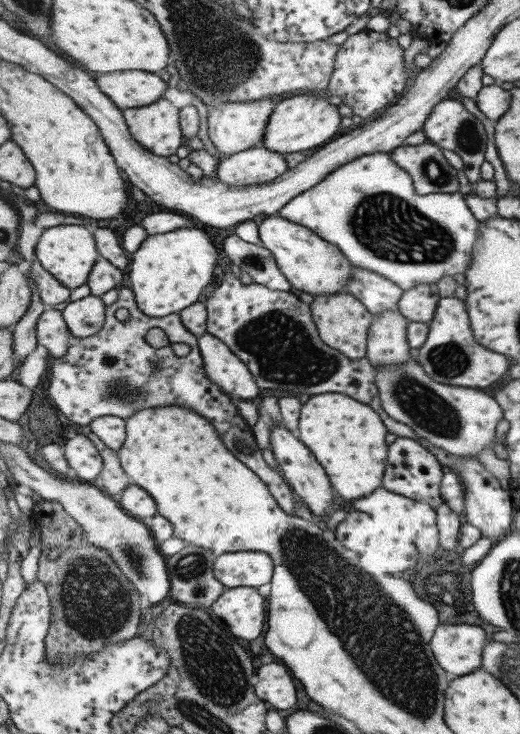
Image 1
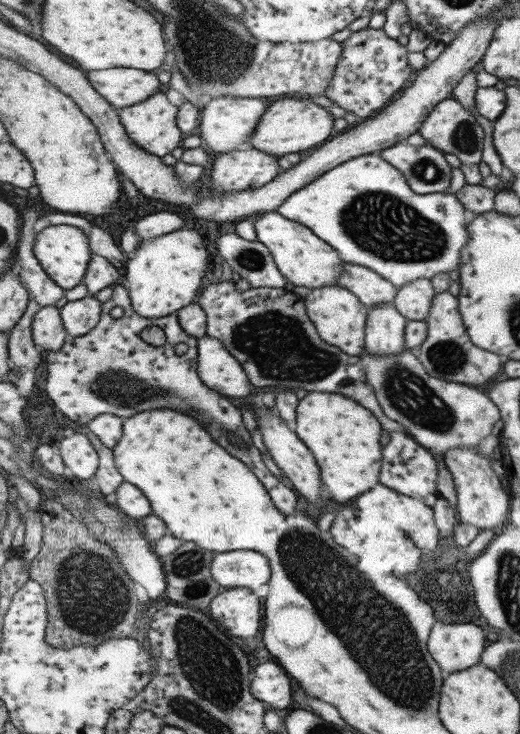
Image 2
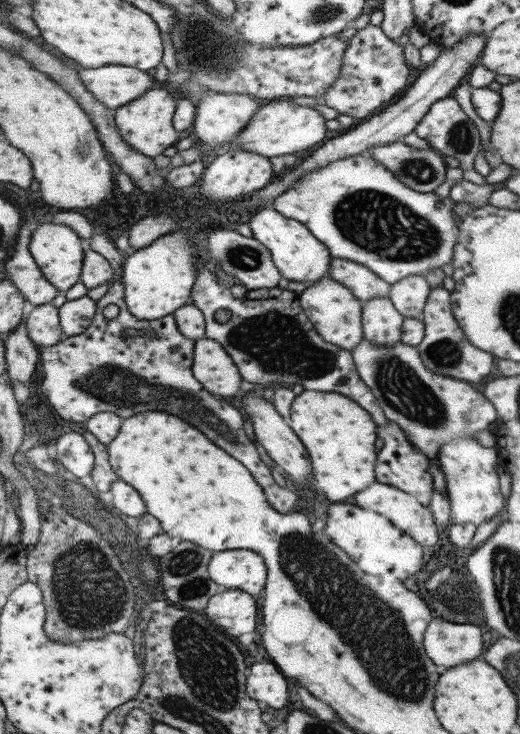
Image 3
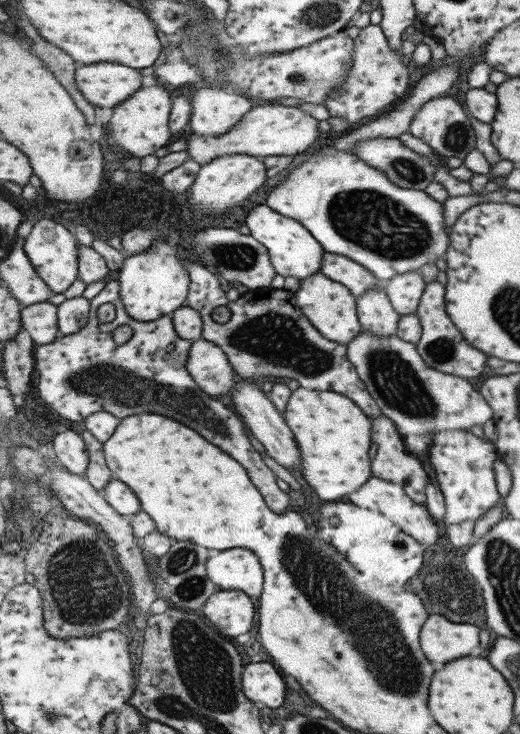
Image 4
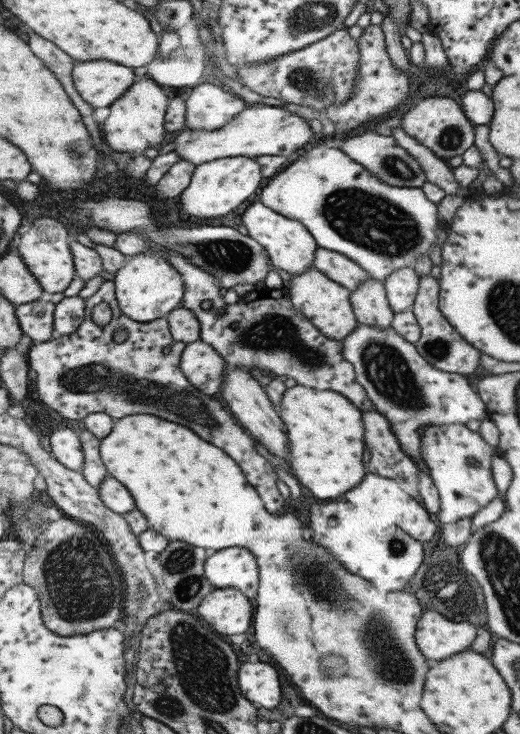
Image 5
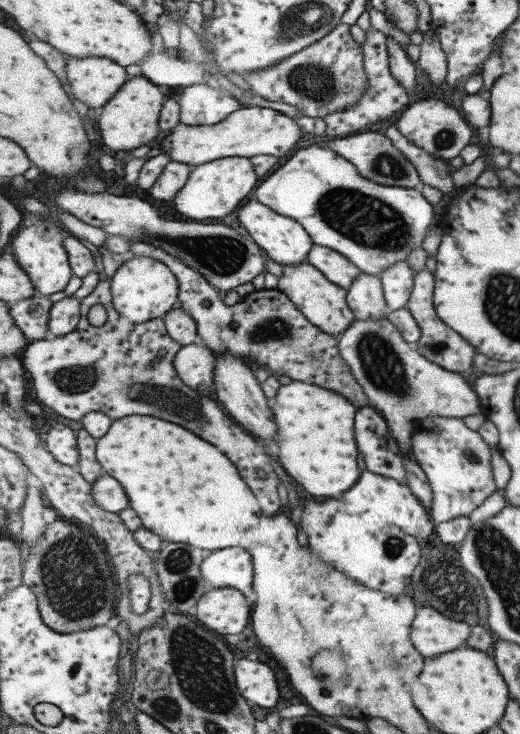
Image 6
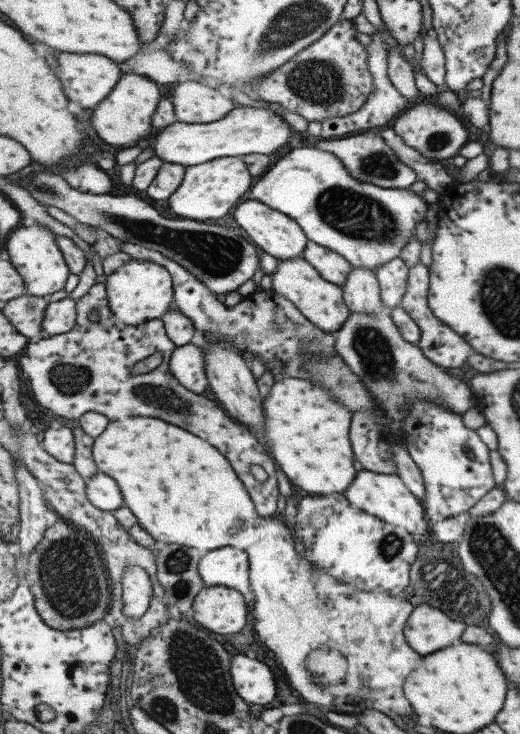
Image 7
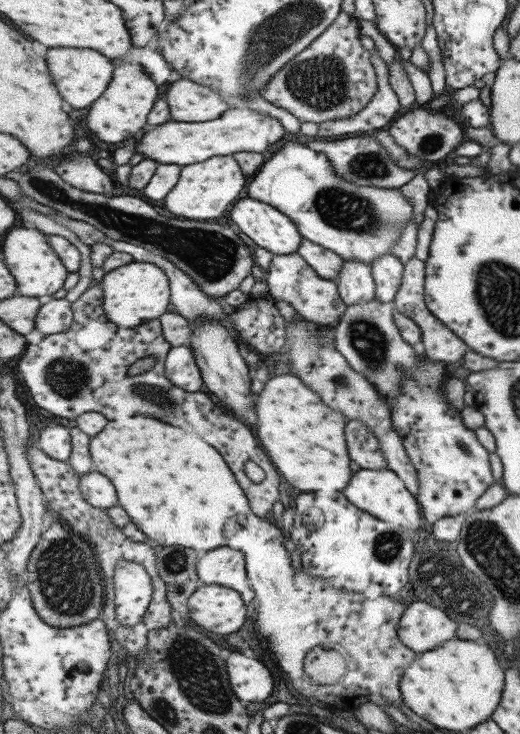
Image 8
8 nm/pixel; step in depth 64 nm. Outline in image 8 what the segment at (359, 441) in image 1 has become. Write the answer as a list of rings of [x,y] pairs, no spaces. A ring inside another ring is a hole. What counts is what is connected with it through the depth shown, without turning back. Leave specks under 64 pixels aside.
[[[294,374],[277,375],[267,381],[259,394],[256,410],[259,418],[256,433],[291,486],[305,492],[347,488],[353,478],[345,442],[345,422],[349,420],[340,412],[331,410],[318,392]]]

